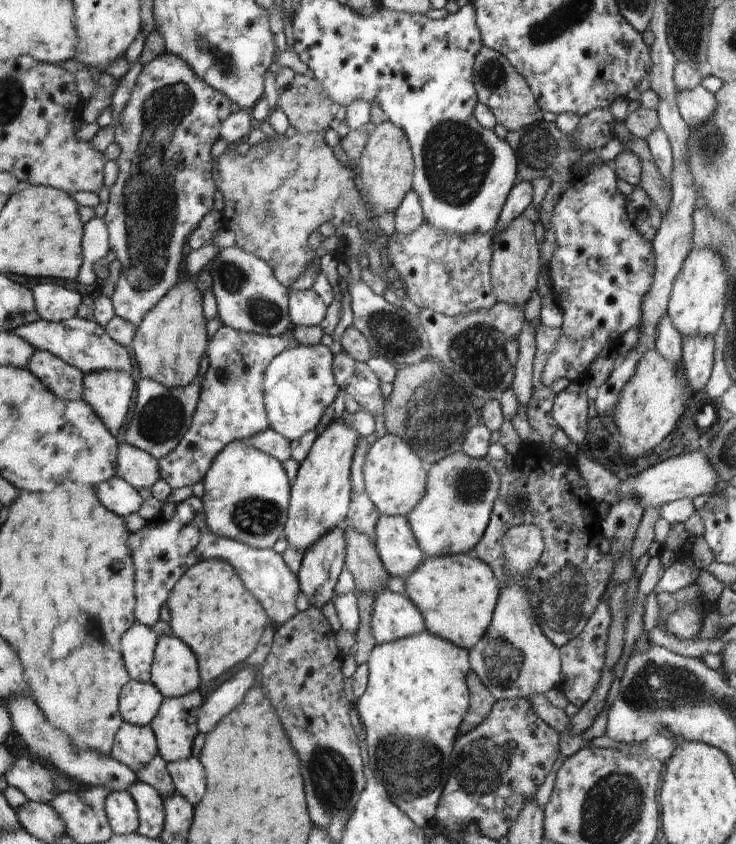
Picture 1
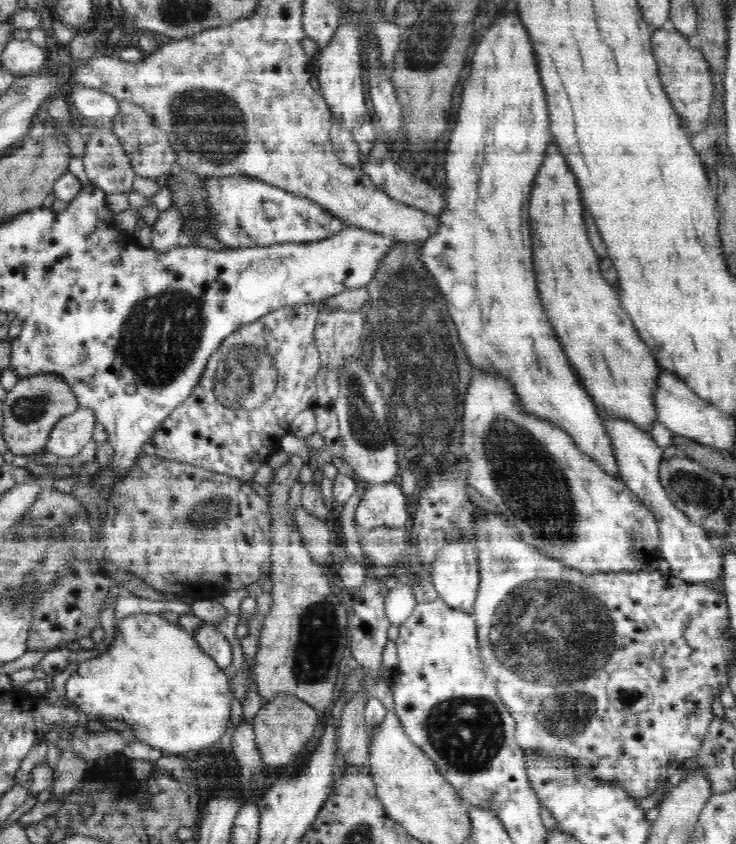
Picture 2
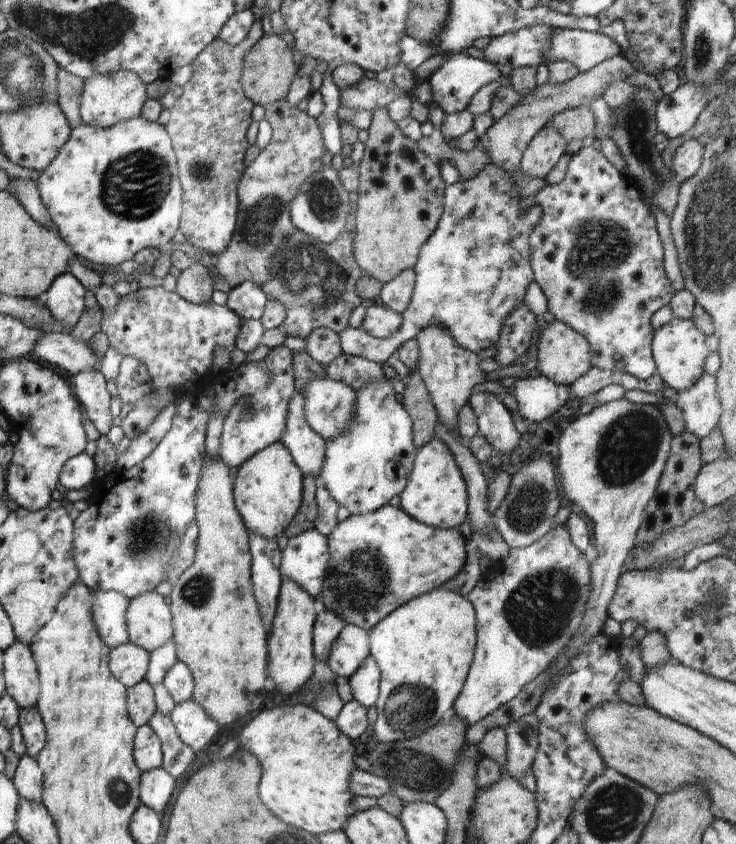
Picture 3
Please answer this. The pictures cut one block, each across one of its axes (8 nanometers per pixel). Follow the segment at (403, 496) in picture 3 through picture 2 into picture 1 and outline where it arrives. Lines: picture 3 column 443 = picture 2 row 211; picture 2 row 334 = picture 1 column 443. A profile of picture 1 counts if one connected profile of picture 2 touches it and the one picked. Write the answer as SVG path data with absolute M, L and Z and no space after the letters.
M463 451L432 463L425 495L406 516L426 556L472 553L489 523L499 489L499 476L488 458L470 458Z

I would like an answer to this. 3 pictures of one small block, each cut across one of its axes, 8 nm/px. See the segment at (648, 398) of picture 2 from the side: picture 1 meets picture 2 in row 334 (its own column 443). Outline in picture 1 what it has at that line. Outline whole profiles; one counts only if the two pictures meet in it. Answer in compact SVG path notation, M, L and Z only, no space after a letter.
M472 553L426 556L424 562L405 579L405 594L425 618L425 628L434 637L446 639L452 644L470 652L473 646L486 634L498 602L500 582L493 570Z

